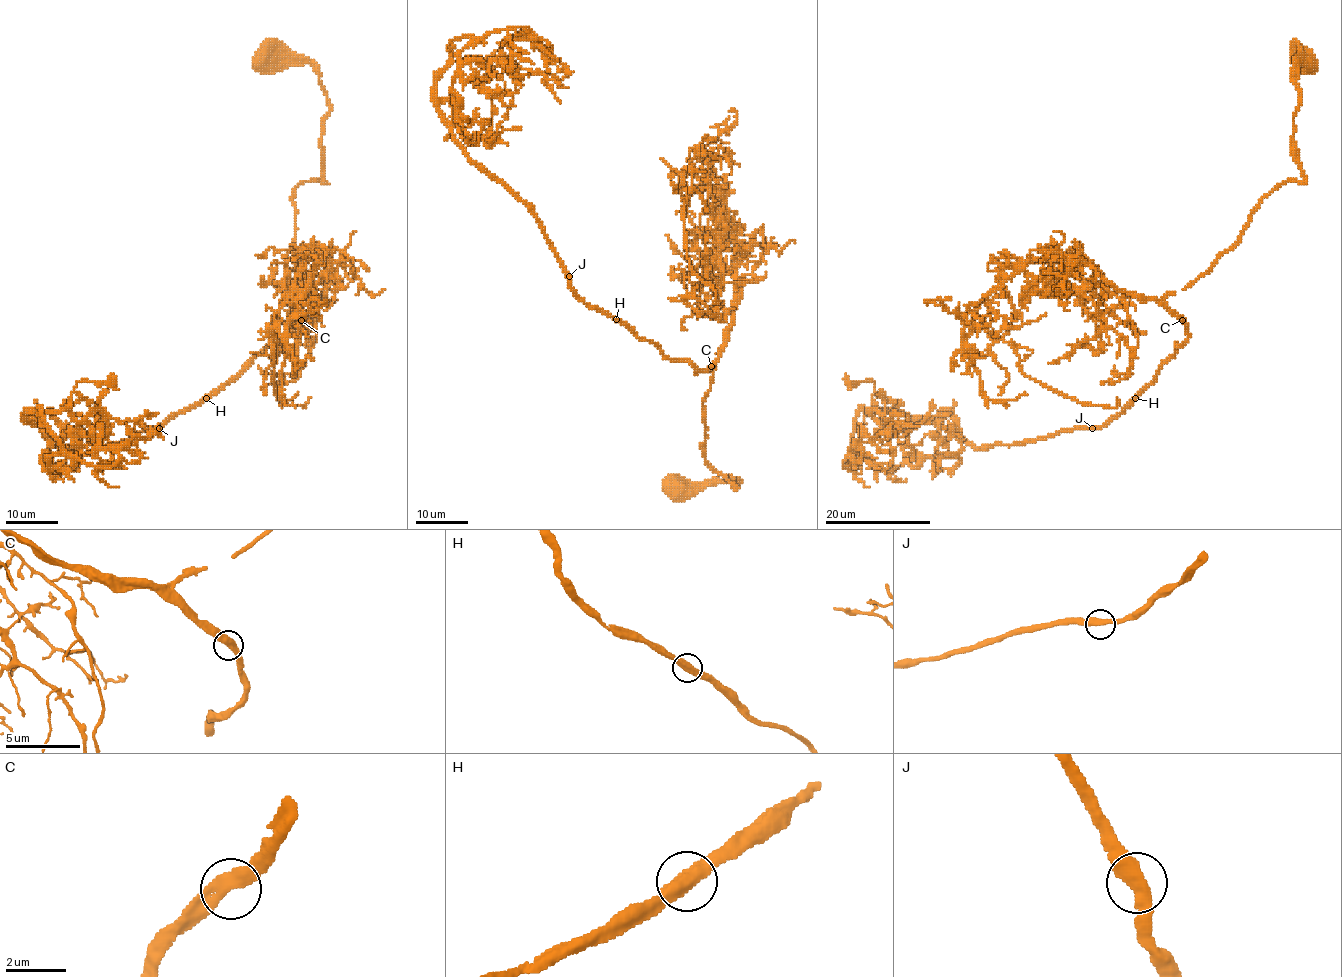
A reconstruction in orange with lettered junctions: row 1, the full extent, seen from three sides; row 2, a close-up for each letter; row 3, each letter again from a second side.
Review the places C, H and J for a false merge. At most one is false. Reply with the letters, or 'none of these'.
none of these

